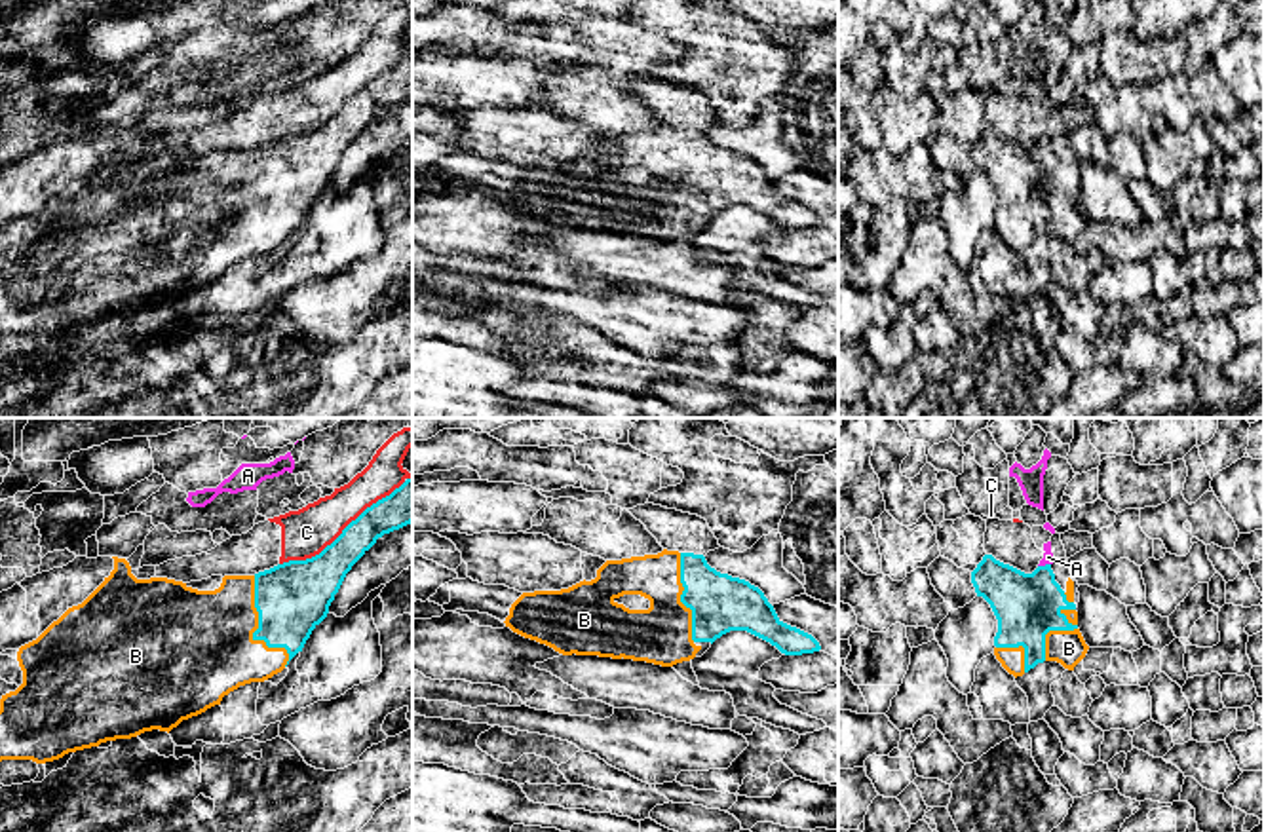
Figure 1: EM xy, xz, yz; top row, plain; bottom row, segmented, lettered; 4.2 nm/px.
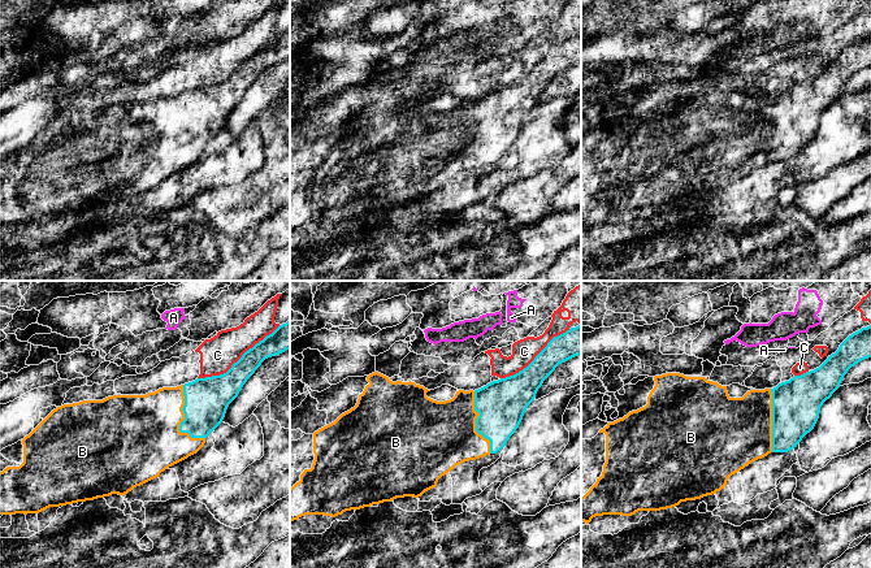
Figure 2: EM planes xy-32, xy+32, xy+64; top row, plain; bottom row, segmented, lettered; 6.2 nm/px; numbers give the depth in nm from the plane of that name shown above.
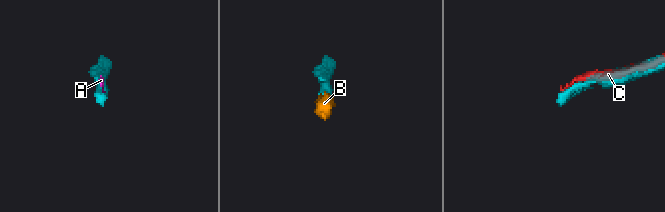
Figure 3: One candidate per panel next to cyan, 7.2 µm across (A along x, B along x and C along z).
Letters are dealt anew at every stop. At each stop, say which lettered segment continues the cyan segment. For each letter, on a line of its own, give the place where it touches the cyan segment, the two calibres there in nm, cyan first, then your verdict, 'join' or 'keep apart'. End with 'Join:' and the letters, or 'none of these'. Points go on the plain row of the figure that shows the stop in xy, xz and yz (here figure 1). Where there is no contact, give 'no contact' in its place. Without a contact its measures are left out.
A: meets cyan in yz at (1046, 139); 280 nm thick on the cyan side, 50 nm on the other; keep apart
B: meets cyan in xy at (255, 206); 300 nm thick on the cyan side, 460 nm on the other; join
C: meets cyan in xy at (344, 103); 200 nm thick on the cyan side, 200 nm on the other; keep apart
Join: B

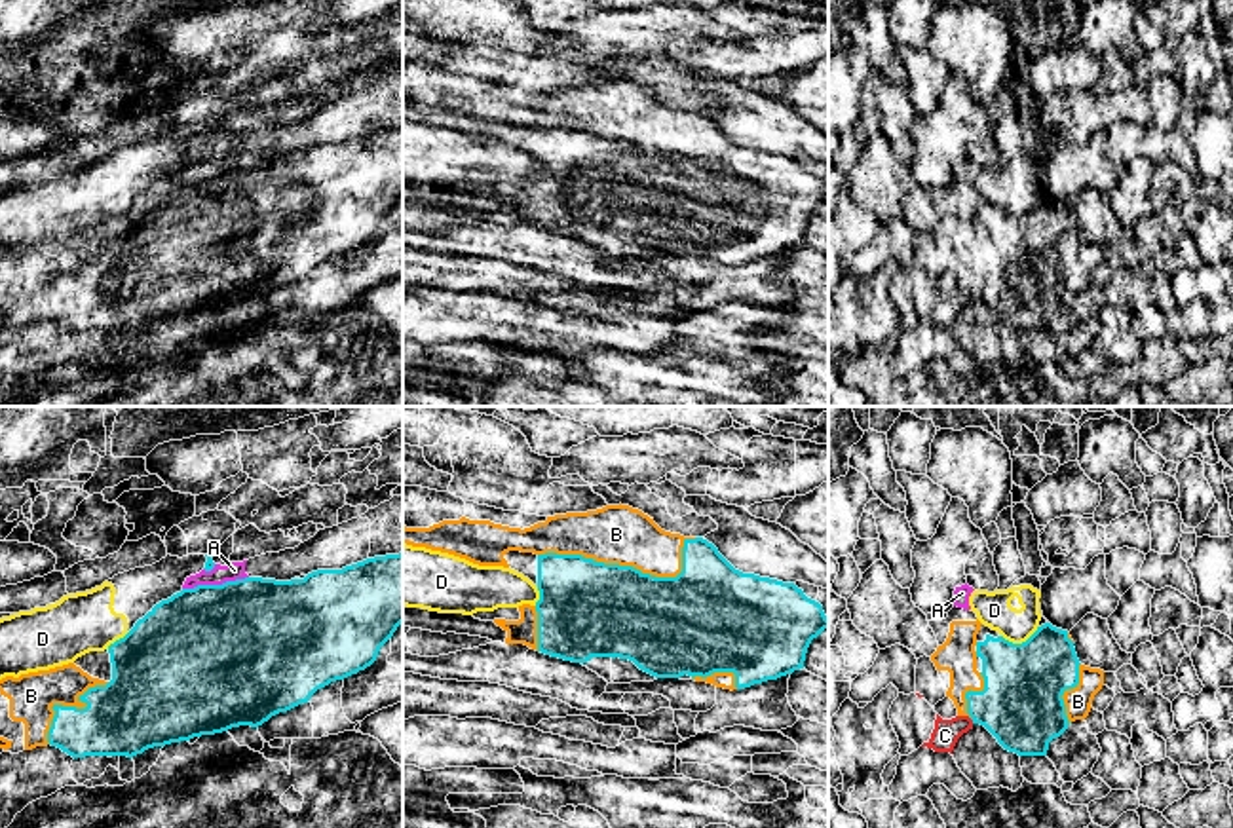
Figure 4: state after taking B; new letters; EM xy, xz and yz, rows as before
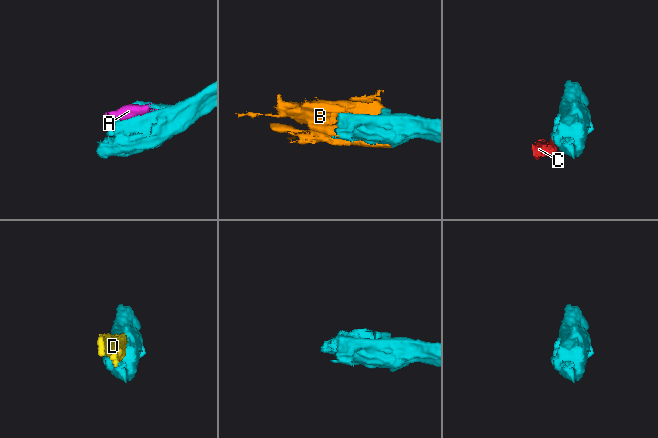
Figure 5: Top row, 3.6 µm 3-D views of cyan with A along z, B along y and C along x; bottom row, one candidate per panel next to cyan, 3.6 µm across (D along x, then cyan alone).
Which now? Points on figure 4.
A: meets cyan in xy at (215, 160); 500 nm thick on the cyan side, 80 nm on the other; keep apart
B: meets cyan in xz at (629, 141); 400 nm thick on the cyan side, 260 nm on the other; join
C: meets cyan in yz at (971, 293); 360 nm thick on the cyan side, 120 nm on the other; keep apart
D: meets cyan in yz at (1023, 217); 340 nm thick on the cyan side, 150 nm on the other; keep apart
Join: B

